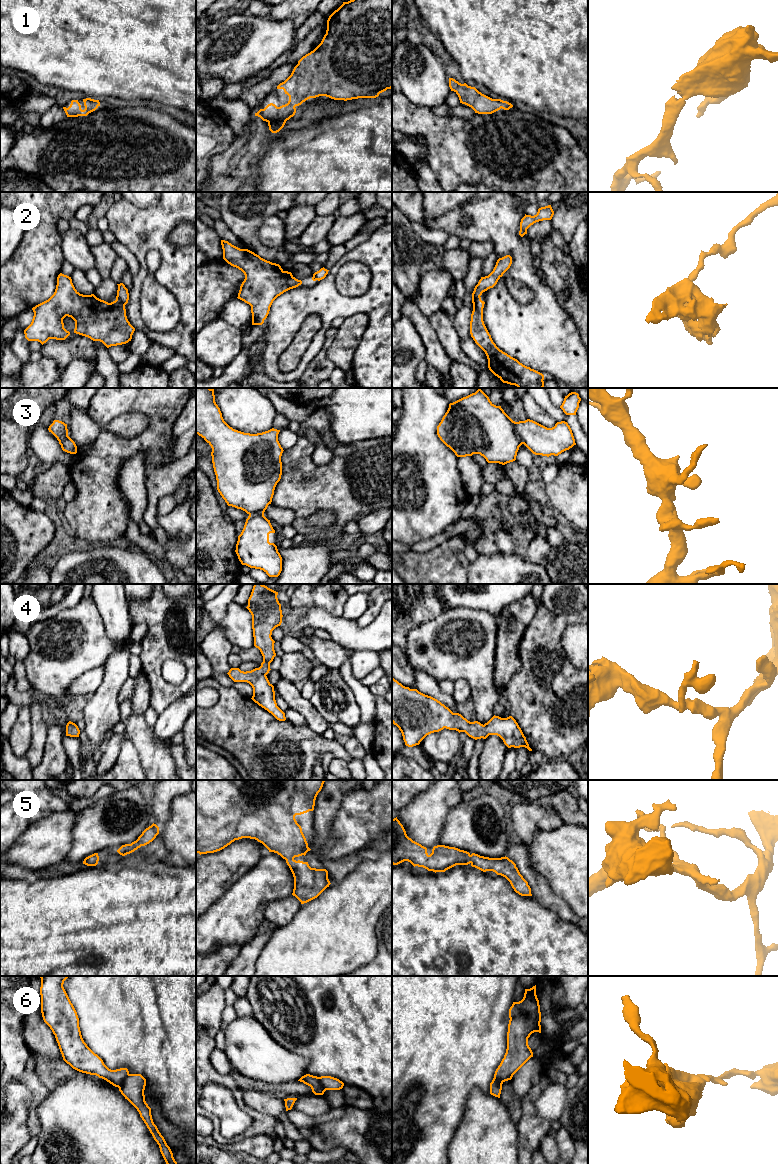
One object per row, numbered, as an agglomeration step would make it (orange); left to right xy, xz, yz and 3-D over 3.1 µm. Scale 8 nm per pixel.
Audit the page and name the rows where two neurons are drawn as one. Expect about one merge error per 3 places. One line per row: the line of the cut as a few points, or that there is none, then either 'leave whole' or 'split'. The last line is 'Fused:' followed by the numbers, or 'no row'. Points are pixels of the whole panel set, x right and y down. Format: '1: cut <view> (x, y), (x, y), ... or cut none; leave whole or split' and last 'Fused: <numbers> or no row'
1: cut none; leave whole
2: cut xy (117, 295), (124, 306); split
3: cut none; leave whole
4: cut none; leave whole
5: cut none; leave whole
6: cut xy (129, 1074), (118, 1087); split
Fused: 2, 6

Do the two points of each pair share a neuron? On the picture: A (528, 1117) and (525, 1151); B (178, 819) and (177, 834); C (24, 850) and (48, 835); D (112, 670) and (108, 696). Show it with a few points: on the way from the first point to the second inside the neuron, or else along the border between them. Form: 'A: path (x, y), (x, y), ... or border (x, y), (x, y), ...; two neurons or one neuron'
A: path (528, 1125), (528, 1143); one neuron
B: path (178, 823), (178, 830); one neuron
C: path (30, 850), (33, 850), (42, 841); one neuron
D: path (112, 676), (112, 683), (108, 690); one neuron

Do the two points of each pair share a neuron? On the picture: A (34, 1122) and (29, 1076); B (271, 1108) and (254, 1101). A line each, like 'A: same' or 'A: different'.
A: same
B: same

